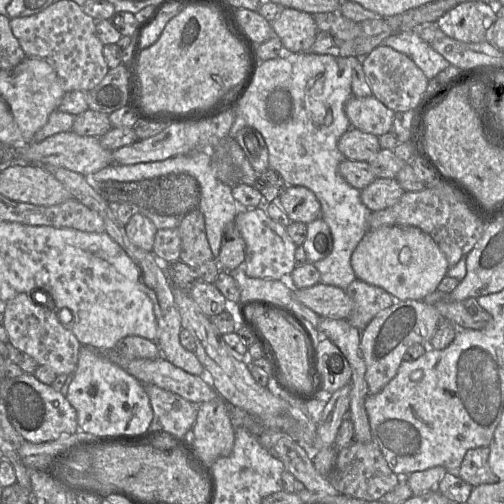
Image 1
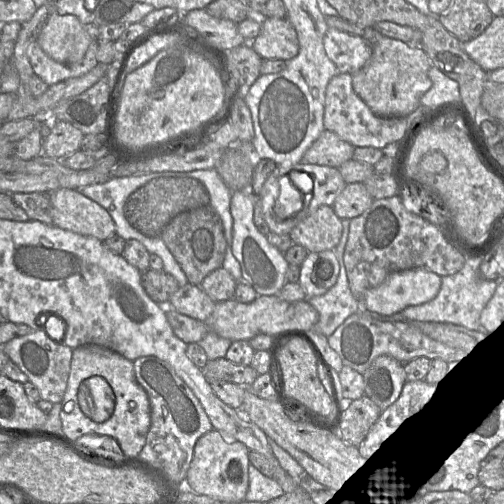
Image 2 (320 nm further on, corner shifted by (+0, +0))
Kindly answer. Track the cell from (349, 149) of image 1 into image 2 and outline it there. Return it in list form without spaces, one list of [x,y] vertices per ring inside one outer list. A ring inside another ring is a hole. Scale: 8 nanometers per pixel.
[[[325,129],[305,152],[300,163],[338,168],[353,158],[354,149],[353,145]]]

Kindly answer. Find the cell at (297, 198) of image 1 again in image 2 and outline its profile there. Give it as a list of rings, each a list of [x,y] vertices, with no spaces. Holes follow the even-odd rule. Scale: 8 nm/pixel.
[[[321,205],[301,220],[289,233],[294,244],[303,246],[308,252],[334,250],[343,232],[340,219],[332,206]]]

